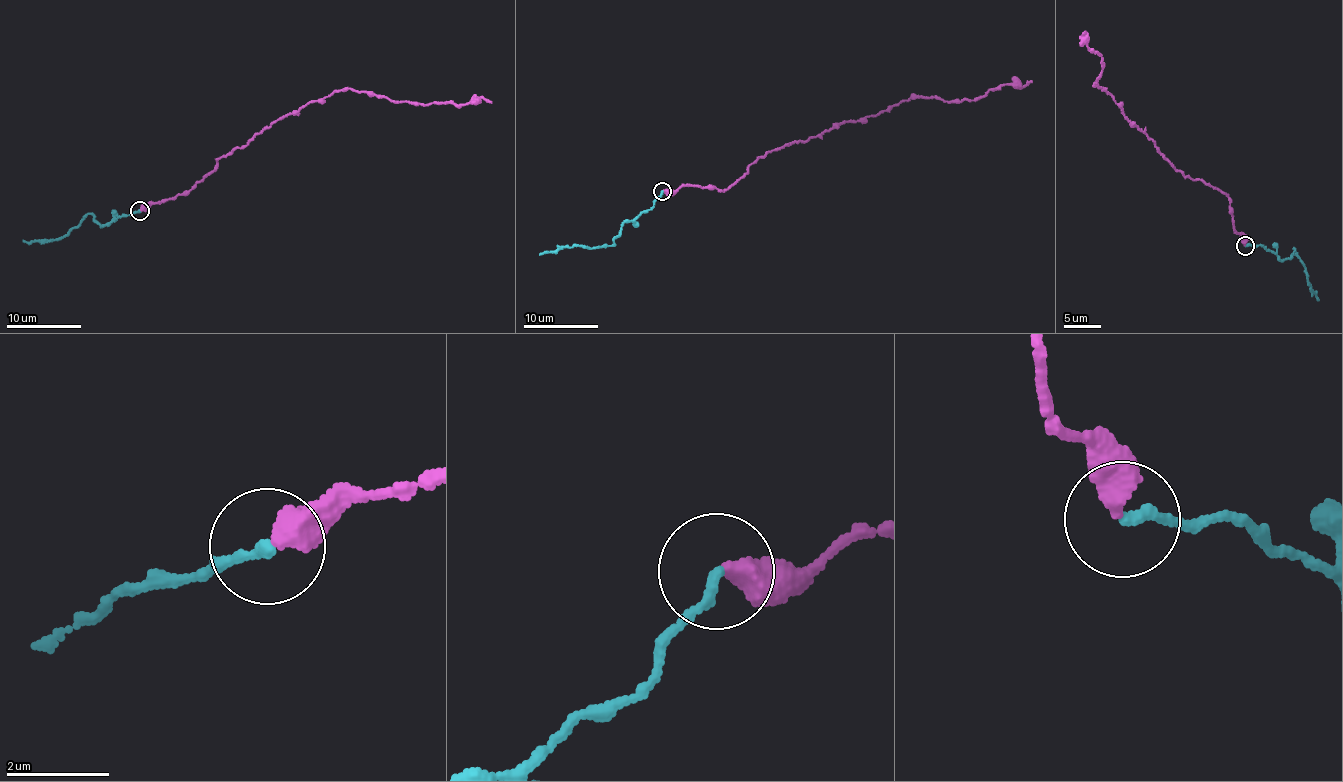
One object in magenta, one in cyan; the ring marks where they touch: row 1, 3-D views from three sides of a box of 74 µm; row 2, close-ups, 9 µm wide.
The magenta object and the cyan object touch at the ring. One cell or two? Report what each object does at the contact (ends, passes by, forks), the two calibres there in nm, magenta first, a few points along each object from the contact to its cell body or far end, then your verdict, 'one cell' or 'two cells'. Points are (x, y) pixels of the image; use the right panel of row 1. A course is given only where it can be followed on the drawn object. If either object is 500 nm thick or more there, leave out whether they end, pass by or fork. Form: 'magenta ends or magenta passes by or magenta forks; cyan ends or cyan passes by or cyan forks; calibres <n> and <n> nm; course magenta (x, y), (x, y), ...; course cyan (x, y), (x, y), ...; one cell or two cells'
calibres 500 and 200 nm; course magenta (1244, 245), (1234, 227), (1229, 198), (1176, 169), (1121, 106), (1097, 87), (1100, 53), (1090, 51), (1082, 33); course cyan (1244, 245), (1261, 245), (1277, 257), (1289, 257), (1294, 249), (1318, 299); one cell

